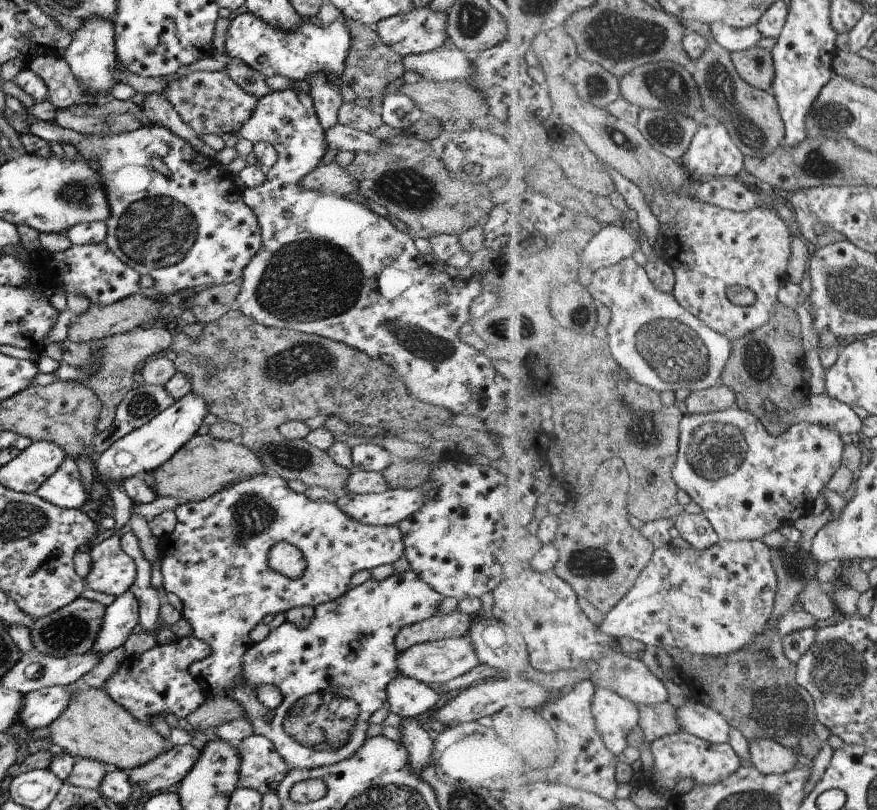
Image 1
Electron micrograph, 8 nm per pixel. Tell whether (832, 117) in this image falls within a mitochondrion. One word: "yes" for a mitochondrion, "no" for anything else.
yes

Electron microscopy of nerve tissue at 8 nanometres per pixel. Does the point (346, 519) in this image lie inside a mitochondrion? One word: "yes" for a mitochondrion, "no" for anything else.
no

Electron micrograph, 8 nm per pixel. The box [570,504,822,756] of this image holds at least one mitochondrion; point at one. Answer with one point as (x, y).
(783, 709)

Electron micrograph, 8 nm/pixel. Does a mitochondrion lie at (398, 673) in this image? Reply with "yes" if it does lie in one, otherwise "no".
no

